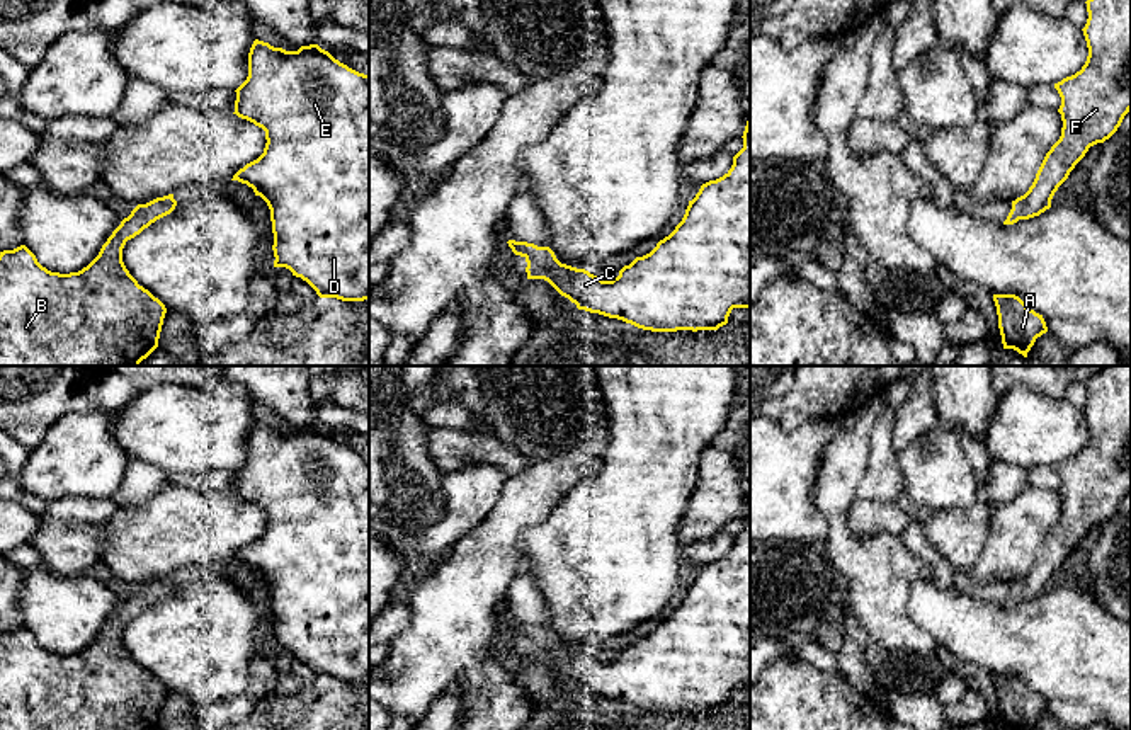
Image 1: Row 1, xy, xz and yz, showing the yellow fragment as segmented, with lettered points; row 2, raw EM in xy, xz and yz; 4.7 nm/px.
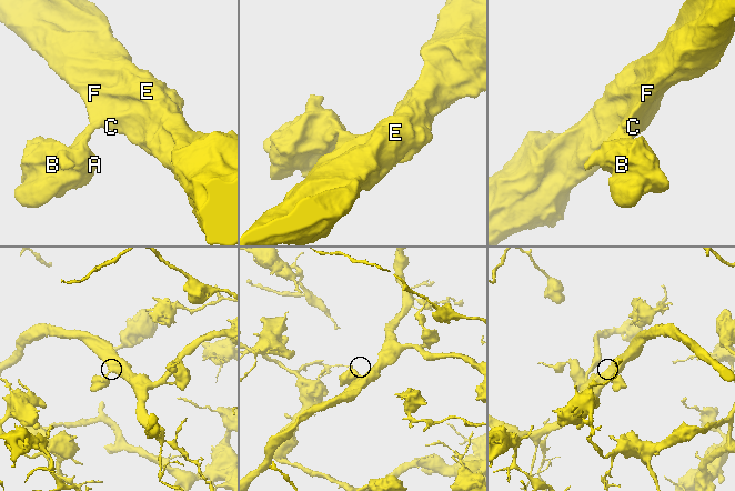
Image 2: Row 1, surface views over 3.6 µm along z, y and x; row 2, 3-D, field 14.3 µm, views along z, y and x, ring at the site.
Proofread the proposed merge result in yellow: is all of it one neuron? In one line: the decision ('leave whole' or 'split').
leave whole

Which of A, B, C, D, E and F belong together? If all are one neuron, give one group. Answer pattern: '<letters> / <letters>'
A B C D E F

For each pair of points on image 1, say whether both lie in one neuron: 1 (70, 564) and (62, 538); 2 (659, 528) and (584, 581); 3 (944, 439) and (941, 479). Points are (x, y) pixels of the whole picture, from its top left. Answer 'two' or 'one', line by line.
1: one
2: one
3: one

